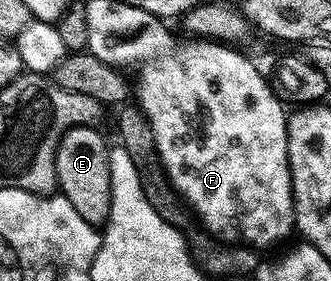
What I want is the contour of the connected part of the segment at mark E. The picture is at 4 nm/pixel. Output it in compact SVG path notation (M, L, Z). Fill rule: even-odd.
M72 126L58 141L54 155L54 175L61 195L66 197L84 222L105 225L110 217L110 148L94 126Z

